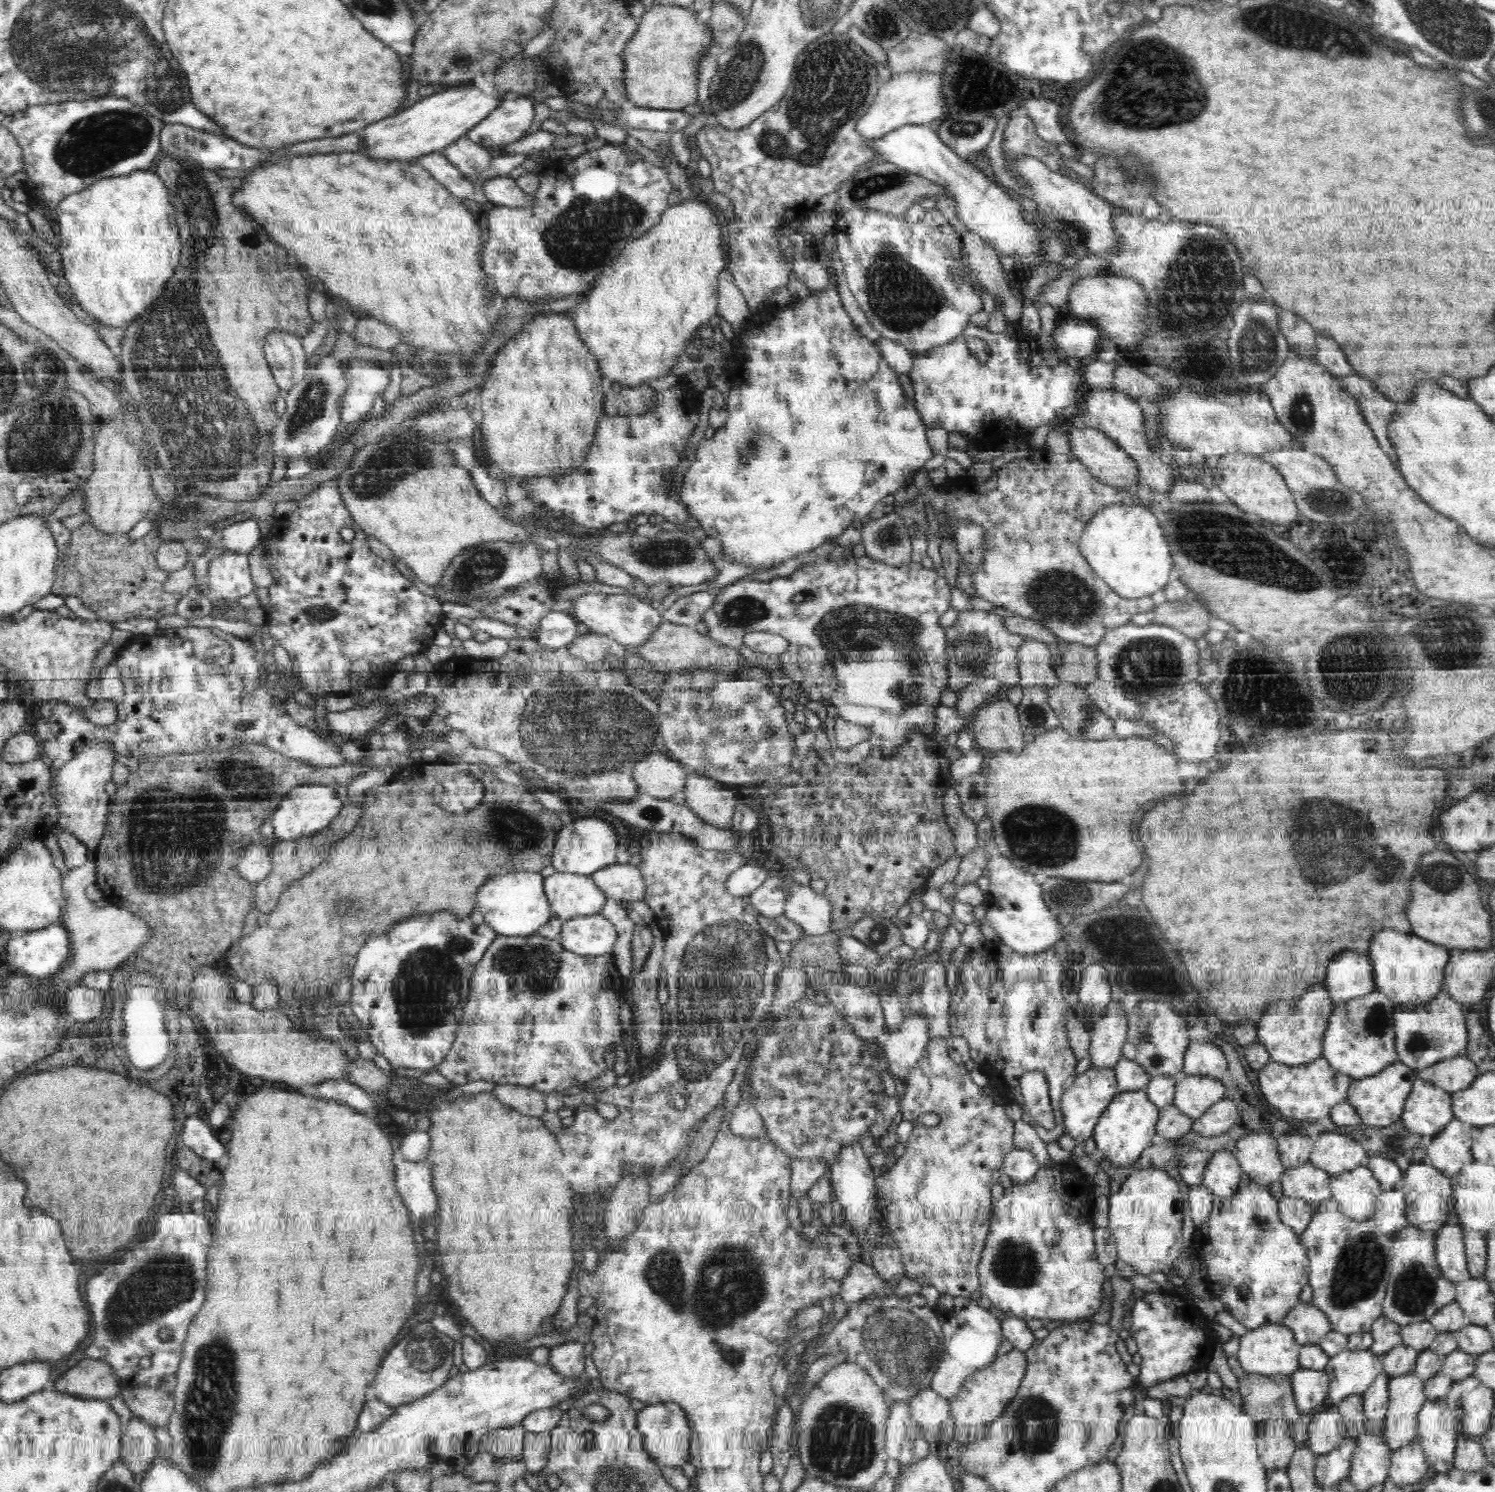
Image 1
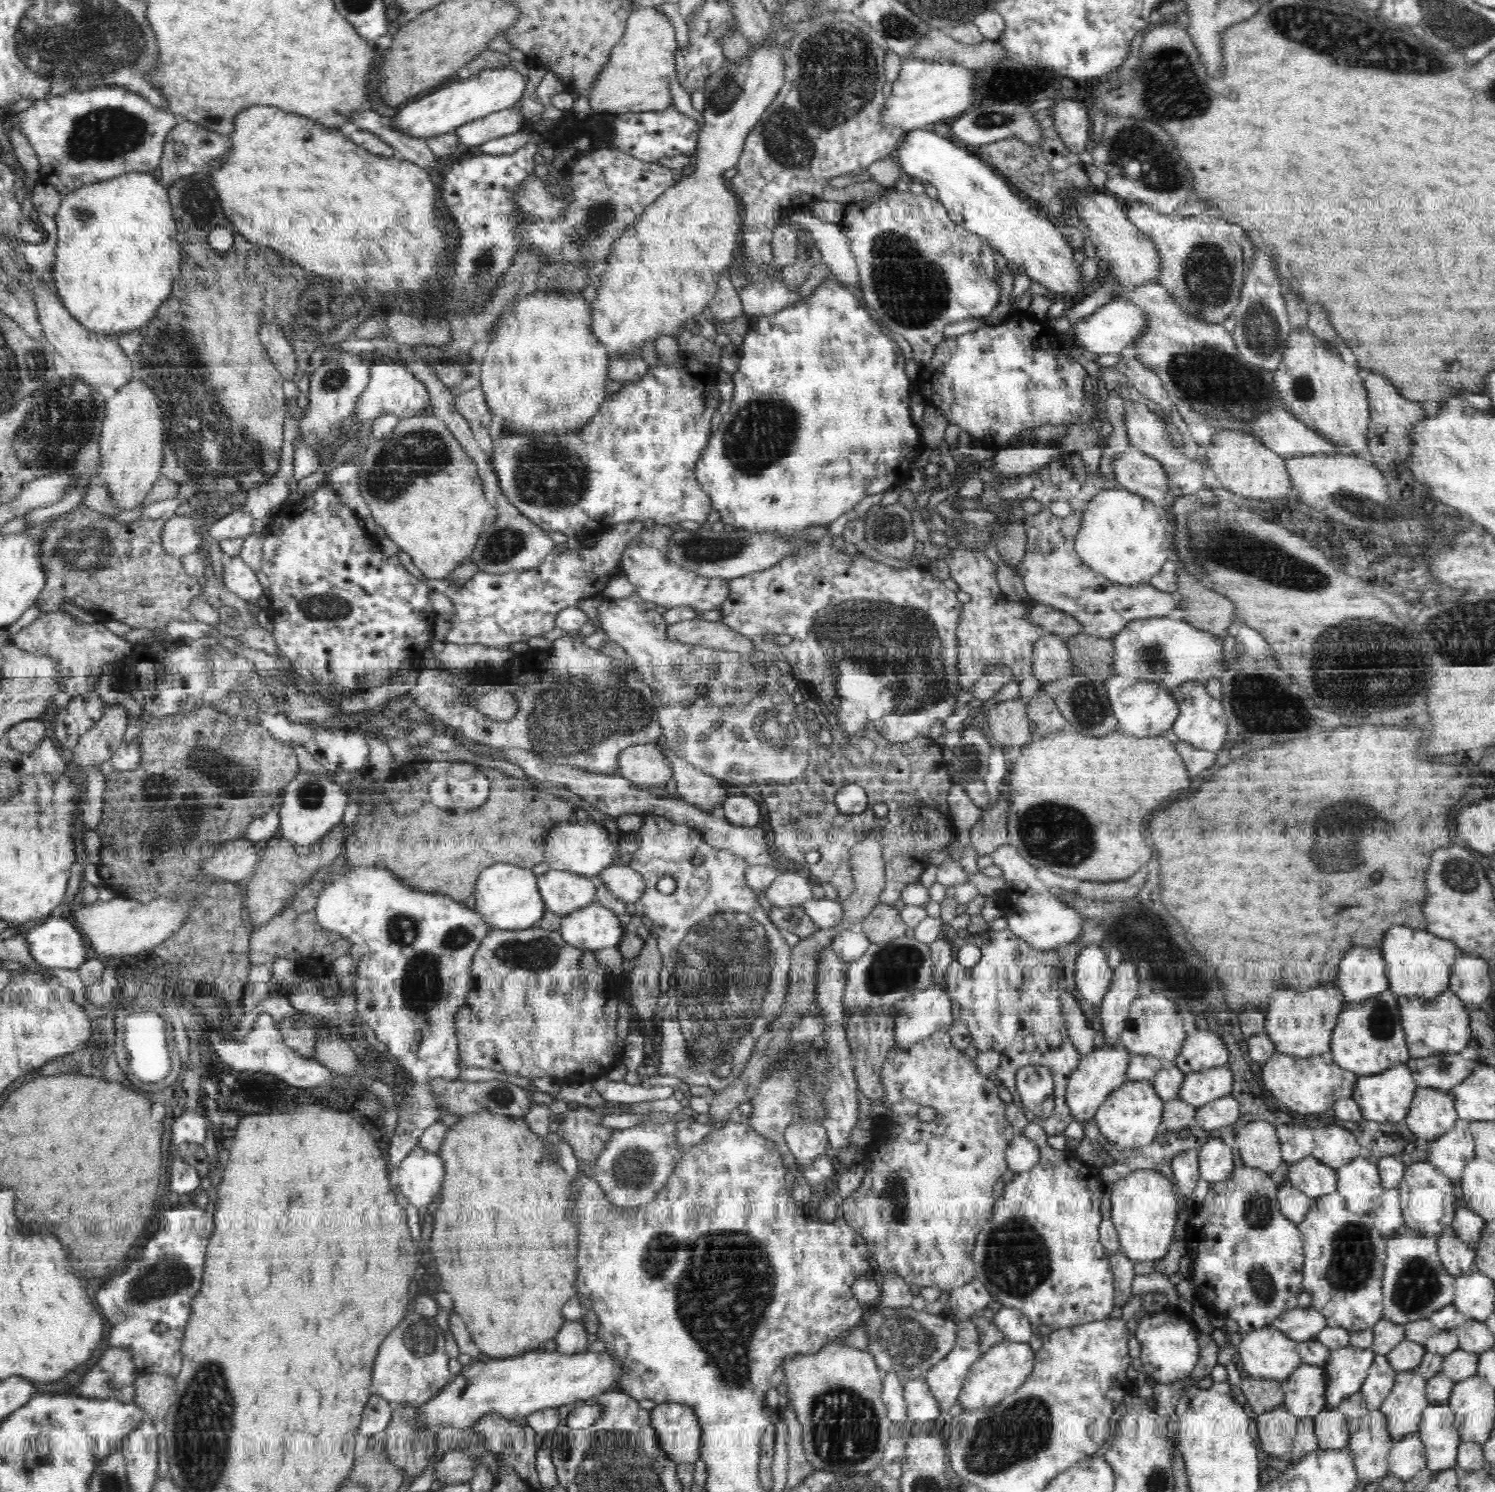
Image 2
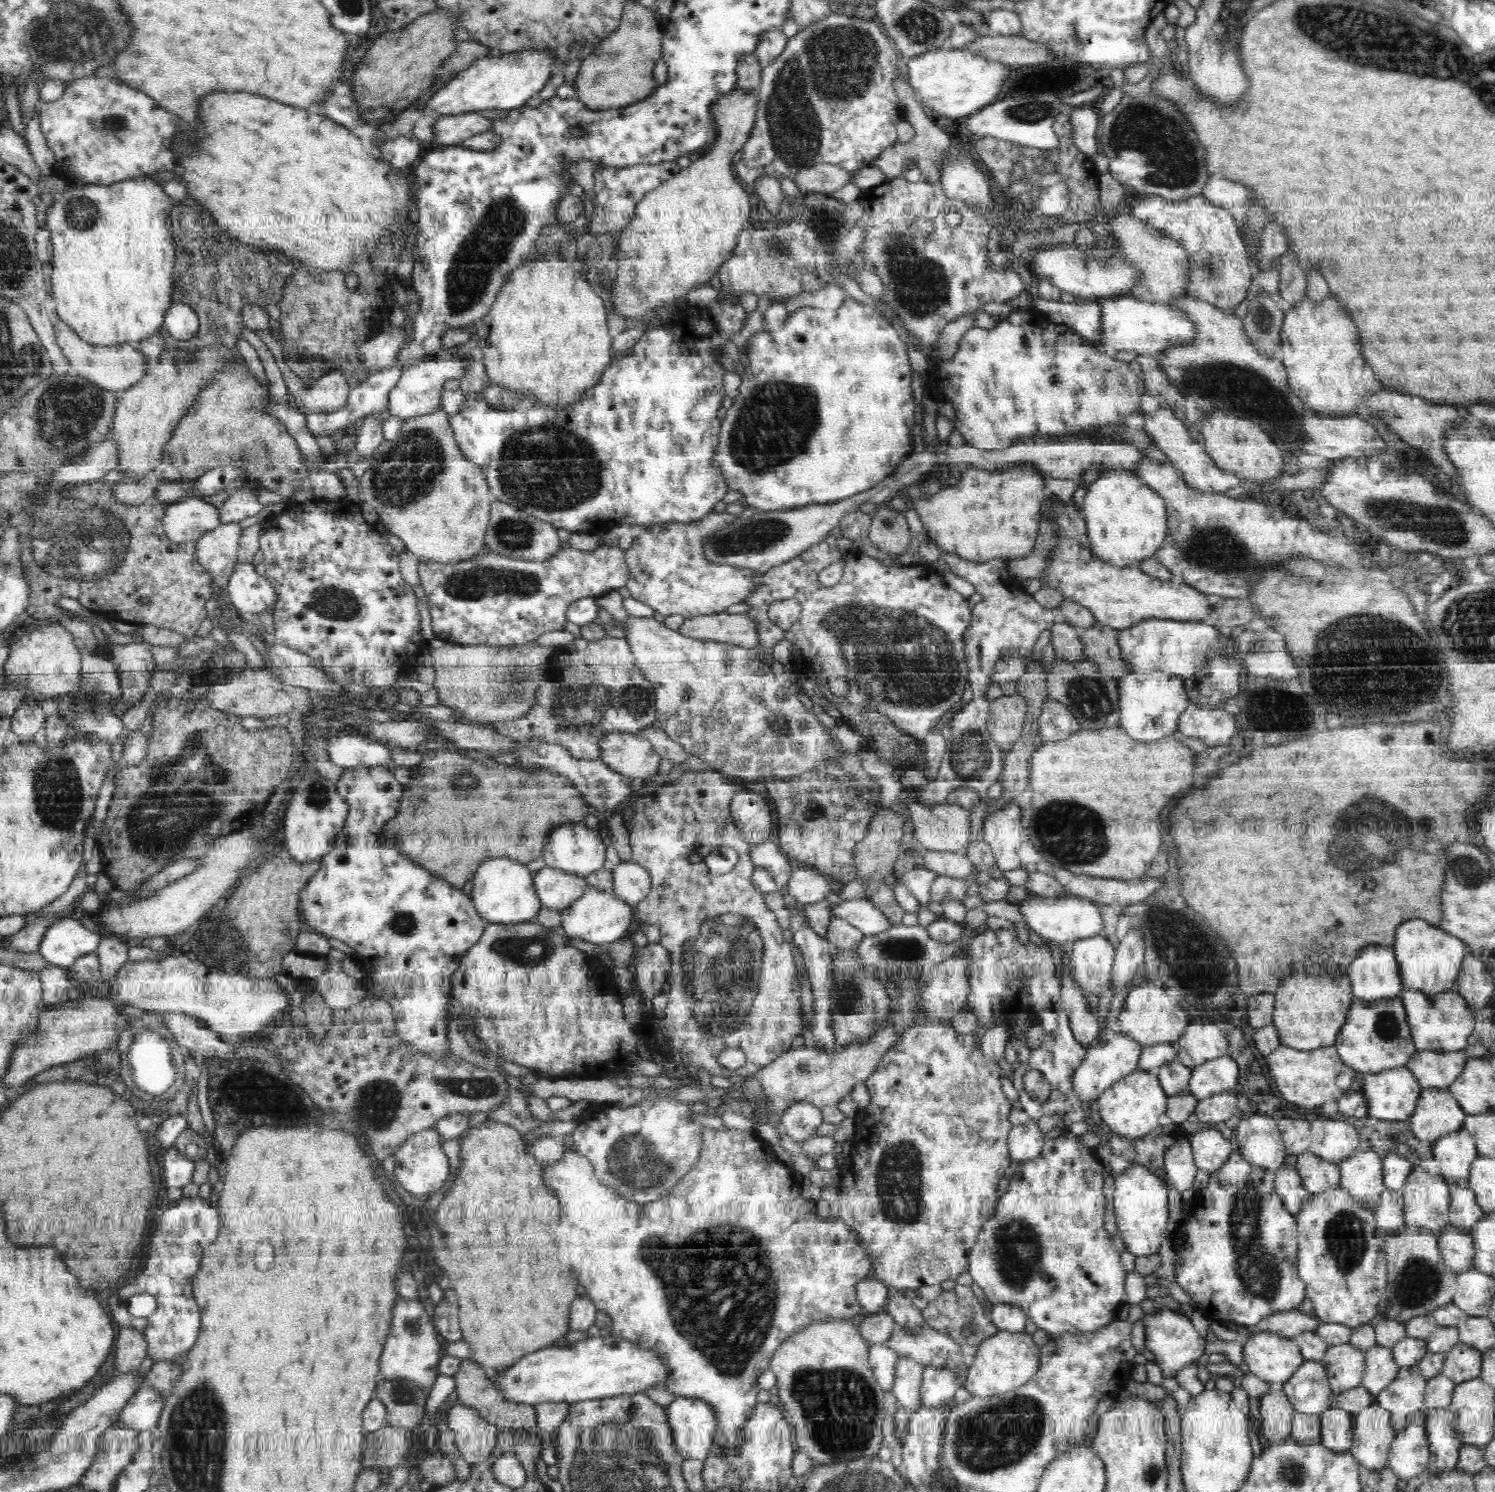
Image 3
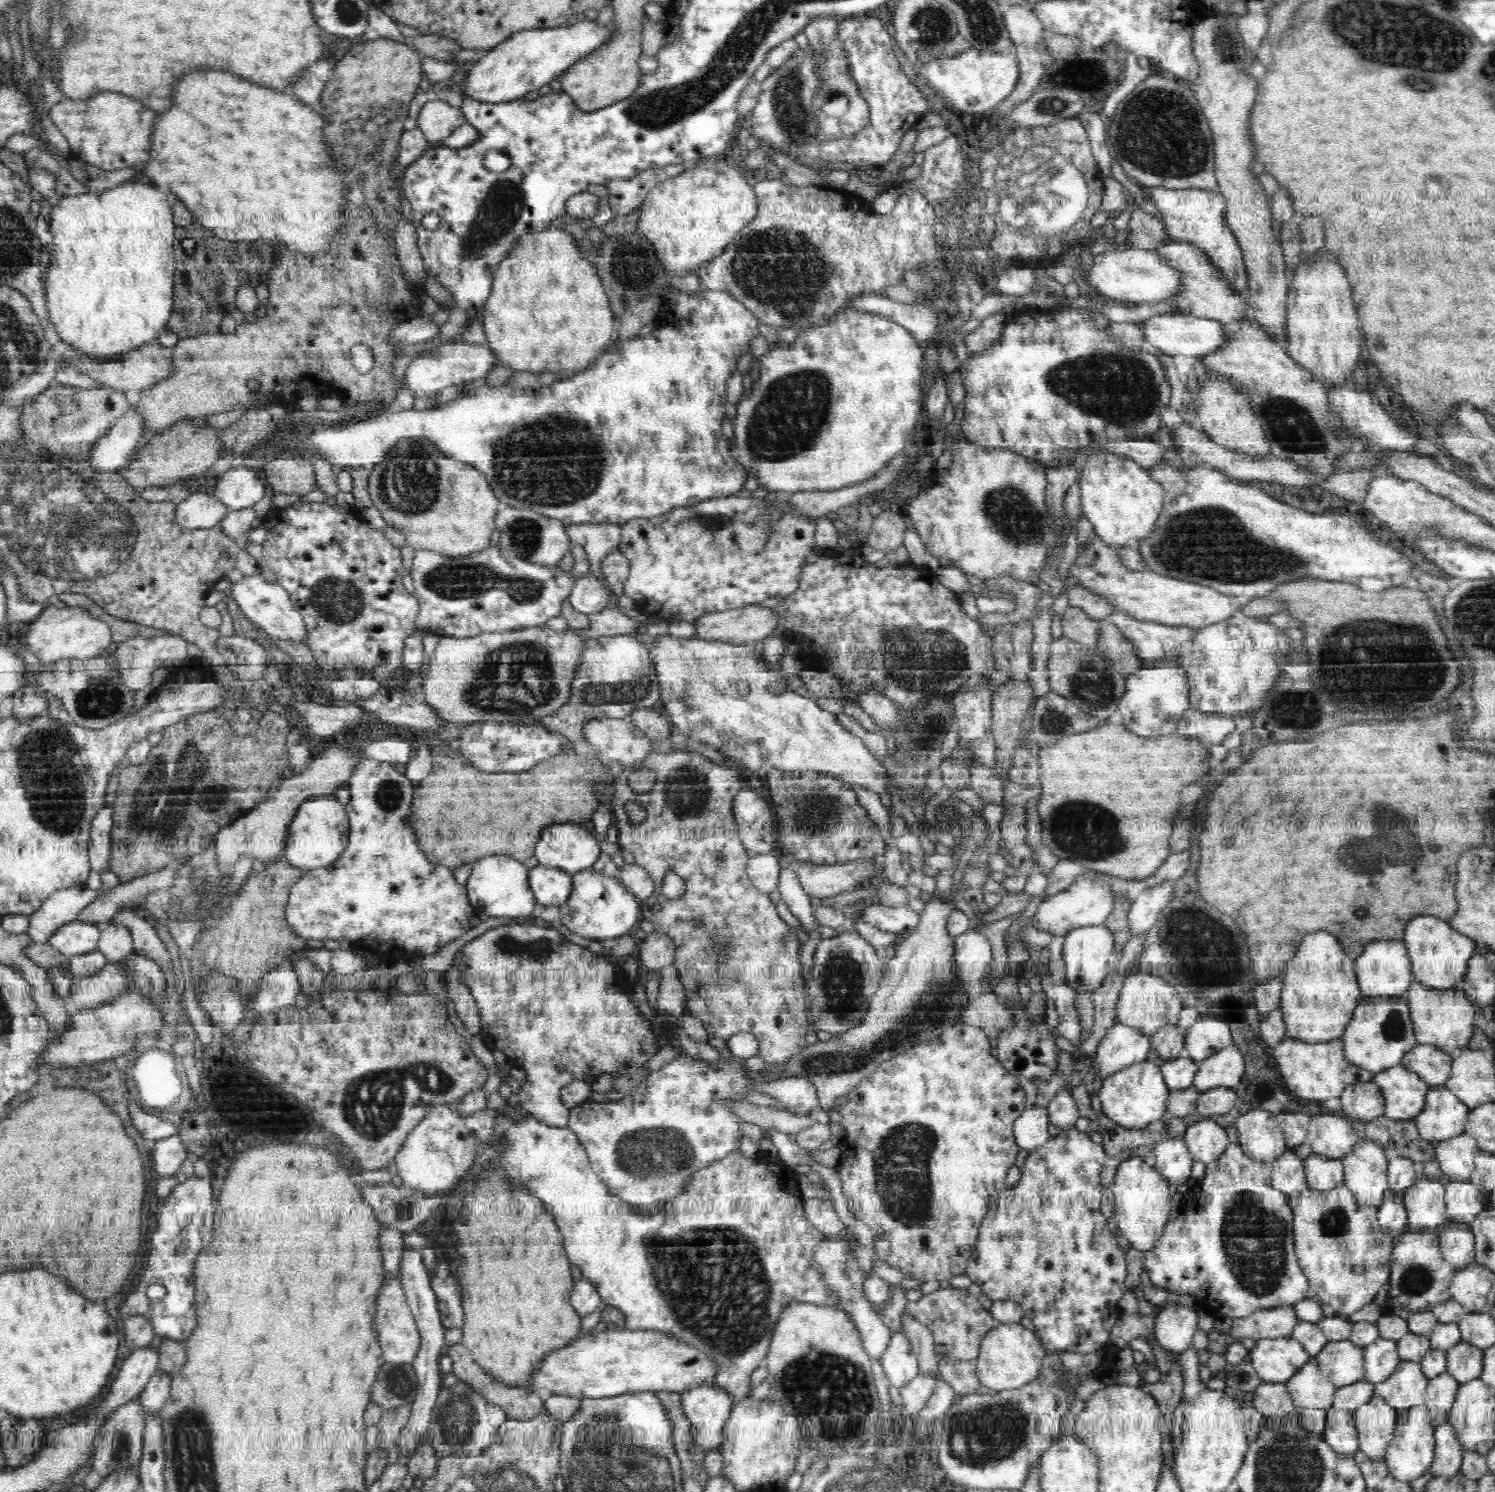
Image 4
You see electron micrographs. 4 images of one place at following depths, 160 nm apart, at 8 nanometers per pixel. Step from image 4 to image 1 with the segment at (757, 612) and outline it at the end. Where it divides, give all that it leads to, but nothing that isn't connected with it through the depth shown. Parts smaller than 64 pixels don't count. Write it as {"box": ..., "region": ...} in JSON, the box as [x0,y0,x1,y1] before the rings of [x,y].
{"box":[625,621,742,674],"region":[[[668,621],[658,626],[649,636],[649,640],[644,645],[635,647],[625,647],[626,654],[639,656],[649,662],[650,668],[656,672],[666,672],[666,670],[686,670],[687,667],[701,667],[701,670],[712,668],[720,670],[725,674],[734,674],[742,666],[740,664],[740,651],[733,647],[726,646],[725,643],[718,642],[711,636],[702,636],[695,627],[674,624]]]}

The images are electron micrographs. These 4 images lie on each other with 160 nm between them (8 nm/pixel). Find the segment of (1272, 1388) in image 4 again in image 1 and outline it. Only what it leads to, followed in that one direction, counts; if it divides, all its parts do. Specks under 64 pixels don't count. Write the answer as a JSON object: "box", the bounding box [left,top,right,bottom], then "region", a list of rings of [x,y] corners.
{"box":[1256,1418,1295,1472],"region":[[[1284,1418],[1262,1421],[1256,1442],[1260,1460],[1267,1472],[1286,1469],[1295,1452],[1292,1423]]]}

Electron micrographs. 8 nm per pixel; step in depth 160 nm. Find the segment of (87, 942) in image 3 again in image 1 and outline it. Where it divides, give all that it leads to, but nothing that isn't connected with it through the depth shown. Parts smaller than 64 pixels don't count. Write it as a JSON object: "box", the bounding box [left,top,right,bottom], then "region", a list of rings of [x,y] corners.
{"box":[1,922,72,981],"region":[[[61,922],[51,923],[40,930],[14,934],[3,949],[1,961],[12,972],[43,981],[56,973],[72,957],[70,941],[69,931]]]}

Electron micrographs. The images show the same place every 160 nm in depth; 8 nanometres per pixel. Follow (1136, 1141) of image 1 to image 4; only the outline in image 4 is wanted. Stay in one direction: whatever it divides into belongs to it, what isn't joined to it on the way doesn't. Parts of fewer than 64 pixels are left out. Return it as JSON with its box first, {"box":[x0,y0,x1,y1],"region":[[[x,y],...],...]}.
{"box":[1097,1061,1171,1129],"region":[[[1142,1061],[1123,1067],[1115,1074],[1103,1080],[1102,1087],[1097,1092],[1101,1100],[1103,1113],[1124,1128],[1140,1129],[1148,1124],[1161,1120],[1167,1112],[1167,1102],[1171,1090],[1166,1086],[1161,1067],[1156,1063]]]}

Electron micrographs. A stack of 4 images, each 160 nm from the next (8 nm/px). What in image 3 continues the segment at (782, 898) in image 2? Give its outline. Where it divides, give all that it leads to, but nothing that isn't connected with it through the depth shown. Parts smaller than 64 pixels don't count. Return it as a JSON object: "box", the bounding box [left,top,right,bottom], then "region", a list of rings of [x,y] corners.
{"box":[785,865,832,905],"region":[[[798,865],[790,876],[785,894],[800,905],[809,905],[824,899],[832,891],[824,875],[812,867]]]}

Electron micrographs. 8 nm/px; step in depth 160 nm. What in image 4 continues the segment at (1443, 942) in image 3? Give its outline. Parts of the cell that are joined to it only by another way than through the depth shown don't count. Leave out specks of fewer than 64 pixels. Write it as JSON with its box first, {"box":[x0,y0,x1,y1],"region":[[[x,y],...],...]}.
{"box":[1402,915,1476,990],"region":[[[1434,915],[1412,917],[1402,939],[1409,954],[1413,982],[1438,990],[1456,987],[1456,983],[1464,978],[1468,970],[1470,957],[1476,954],[1474,939],[1460,934],[1448,921]]]}

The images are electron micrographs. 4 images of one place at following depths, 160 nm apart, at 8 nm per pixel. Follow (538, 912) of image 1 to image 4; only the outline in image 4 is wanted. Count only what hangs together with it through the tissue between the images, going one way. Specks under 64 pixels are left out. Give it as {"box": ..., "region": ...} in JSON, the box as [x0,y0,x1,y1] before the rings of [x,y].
{"box":[466,855,537,917],"region":[[[487,855],[474,864],[472,874],[466,884],[469,903],[482,917],[531,916],[537,904],[529,886],[529,869],[510,855]]]}

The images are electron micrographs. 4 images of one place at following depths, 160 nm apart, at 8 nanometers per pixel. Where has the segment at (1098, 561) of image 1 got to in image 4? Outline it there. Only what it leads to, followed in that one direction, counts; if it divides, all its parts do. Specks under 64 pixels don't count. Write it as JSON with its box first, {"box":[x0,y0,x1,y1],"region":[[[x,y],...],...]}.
{"box":[1079,451,1163,548],"region":[[[1099,451],[1079,464],[1079,485],[1083,514],[1093,524],[1096,536],[1111,548],[1135,546],[1148,539],[1162,510],[1163,486],[1156,482],[1148,468],[1125,455]]]}

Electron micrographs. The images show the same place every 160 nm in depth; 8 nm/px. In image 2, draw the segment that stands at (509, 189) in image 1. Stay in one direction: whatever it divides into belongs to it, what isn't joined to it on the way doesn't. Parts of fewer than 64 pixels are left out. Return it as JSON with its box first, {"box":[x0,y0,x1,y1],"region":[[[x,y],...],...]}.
{"box":[516,175,568,221],"region":[[[537,175],[522,181],[516,194],[517,206],[530,219],[551,221],[563,217],[568,201],[561,195],[556,198],[544,187]]]}

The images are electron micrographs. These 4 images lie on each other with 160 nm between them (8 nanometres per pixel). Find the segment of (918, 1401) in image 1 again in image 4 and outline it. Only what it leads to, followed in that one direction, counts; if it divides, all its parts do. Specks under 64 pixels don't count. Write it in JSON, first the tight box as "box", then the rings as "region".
{"box":[881,1326,919,1389],"region":[[[901,1326],[892,1330],[890,1339],[889,1348],[883,1355],[881,1365],[891,1386],[900,1389],[919,1373],[918,1360]]]}

